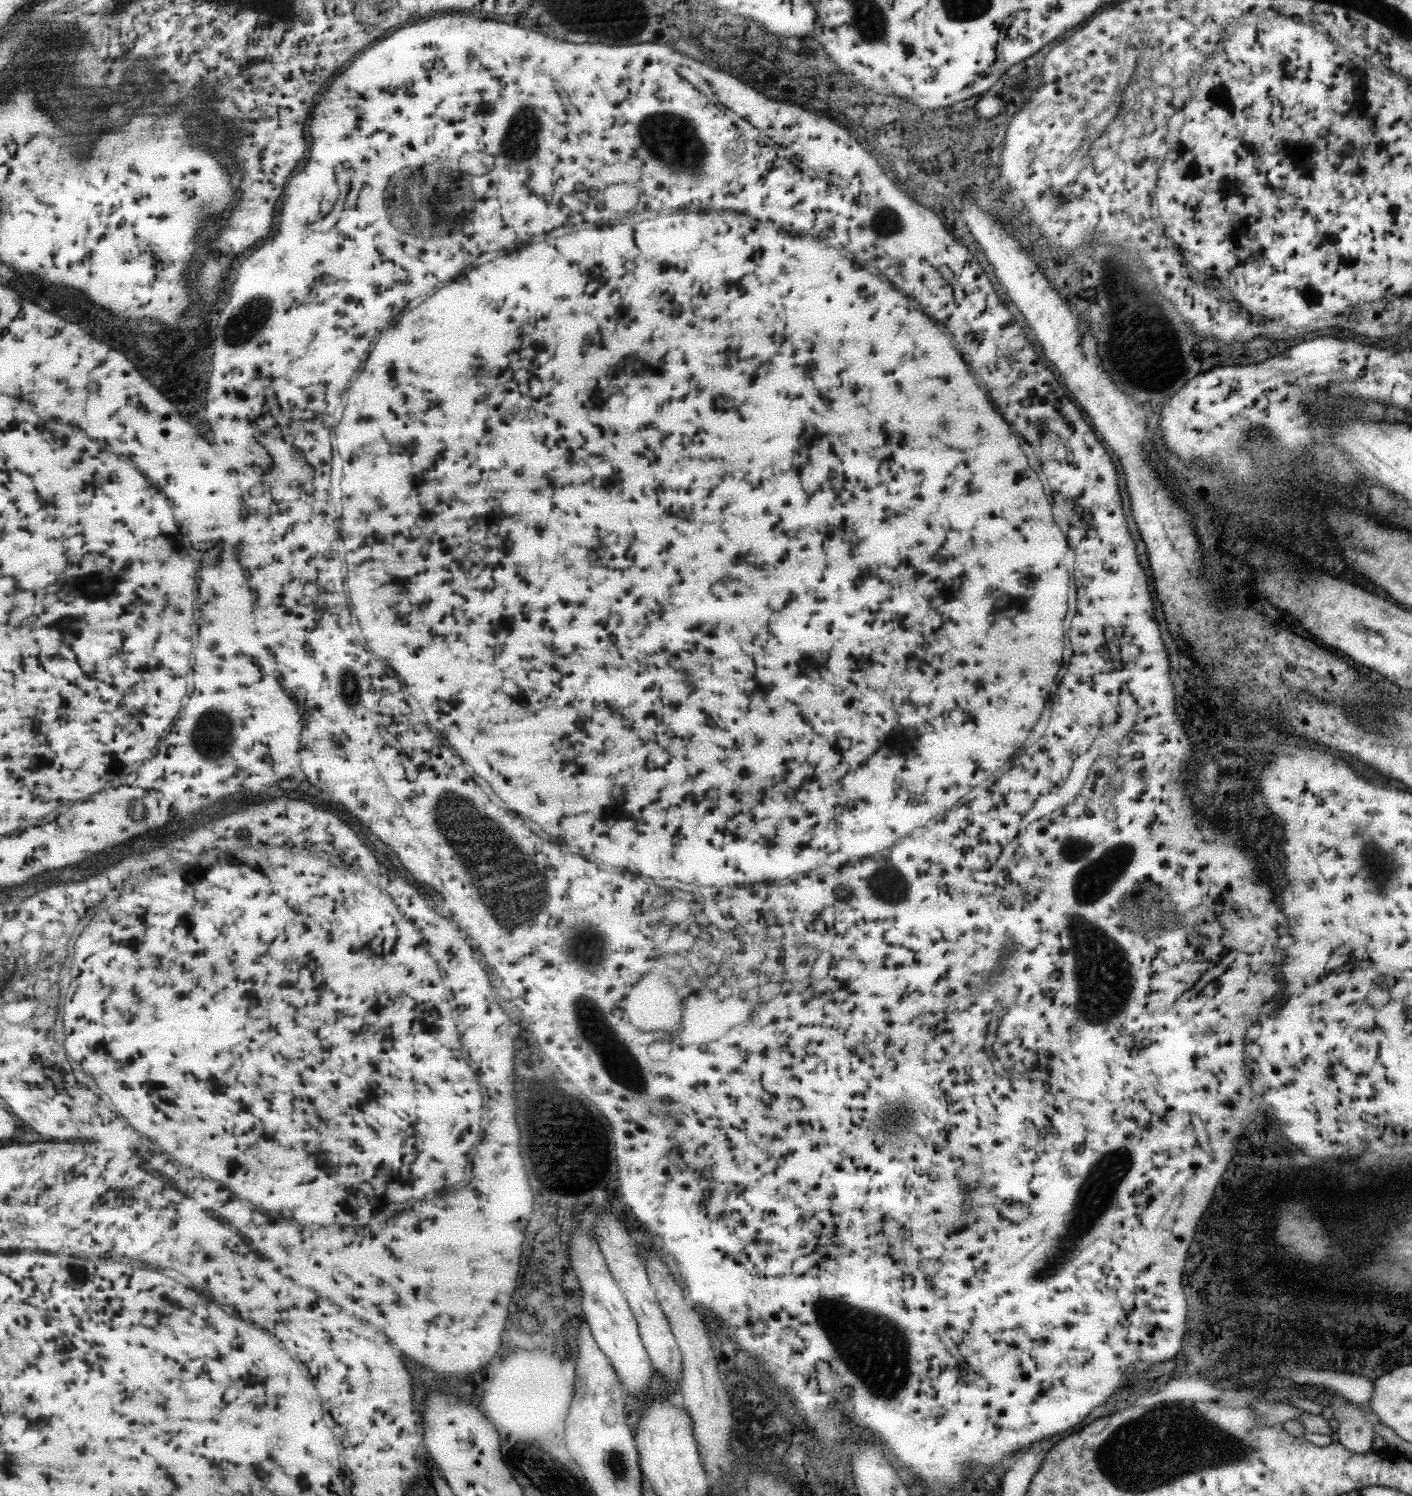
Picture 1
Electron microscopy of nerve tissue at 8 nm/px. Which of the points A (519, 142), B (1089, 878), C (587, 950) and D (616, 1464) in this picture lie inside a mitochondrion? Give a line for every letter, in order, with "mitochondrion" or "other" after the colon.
A: mitochondrion
B: mitochondrion
C: mitochondrion
D: mitochondrion

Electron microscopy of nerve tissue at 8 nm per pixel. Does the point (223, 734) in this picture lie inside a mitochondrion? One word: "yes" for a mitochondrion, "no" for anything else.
yes

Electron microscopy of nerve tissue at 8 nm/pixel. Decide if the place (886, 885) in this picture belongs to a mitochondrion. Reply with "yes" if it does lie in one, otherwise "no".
yes

